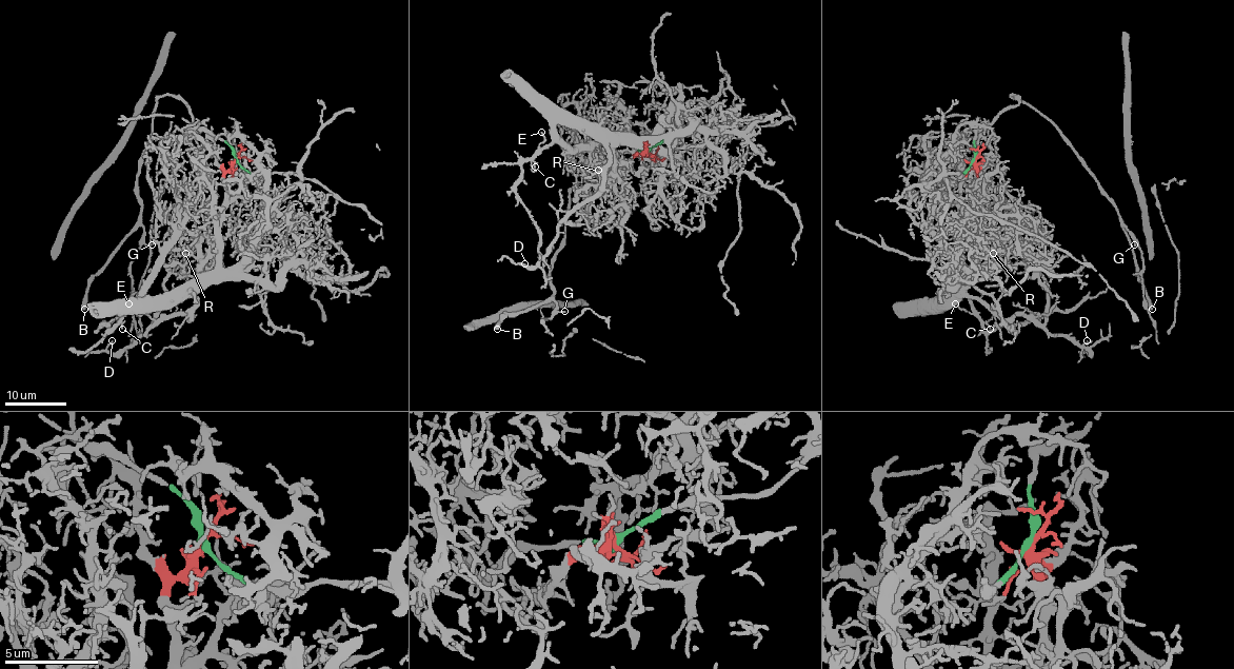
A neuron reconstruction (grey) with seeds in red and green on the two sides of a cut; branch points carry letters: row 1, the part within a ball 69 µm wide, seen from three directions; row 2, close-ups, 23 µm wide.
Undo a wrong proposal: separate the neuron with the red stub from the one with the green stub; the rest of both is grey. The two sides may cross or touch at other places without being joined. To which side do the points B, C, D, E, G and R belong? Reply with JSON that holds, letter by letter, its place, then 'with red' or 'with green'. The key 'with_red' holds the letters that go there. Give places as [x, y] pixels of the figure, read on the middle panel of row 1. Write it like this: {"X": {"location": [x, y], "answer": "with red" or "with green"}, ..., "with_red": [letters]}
{"B": {"location": [497, 329], "answer": "with green"}, "C": {"location": [535, 166], "answer": "with red"}, "D": {"location": [524, 263], "answer": "with red"}, "E": {"location": [541, 132], "answer": "with red"}, "G": {"location": [564, 311], "answer": "with green"}, "R": {"location": [598, 170], "answer": "with red"}, "with_red": ["C", "D", "E", "R"]}

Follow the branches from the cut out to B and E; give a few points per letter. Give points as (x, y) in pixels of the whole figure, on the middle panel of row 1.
B: (649, 150), (618, 153), (596, 196), (575, 187), (564, 243), (551, 270), (554, 294), (512, 312), (497, 329)
E: (649, 152), (615, 154), (602, 142), (574, 146), (552, 142), (538, 149), (541, 132)

